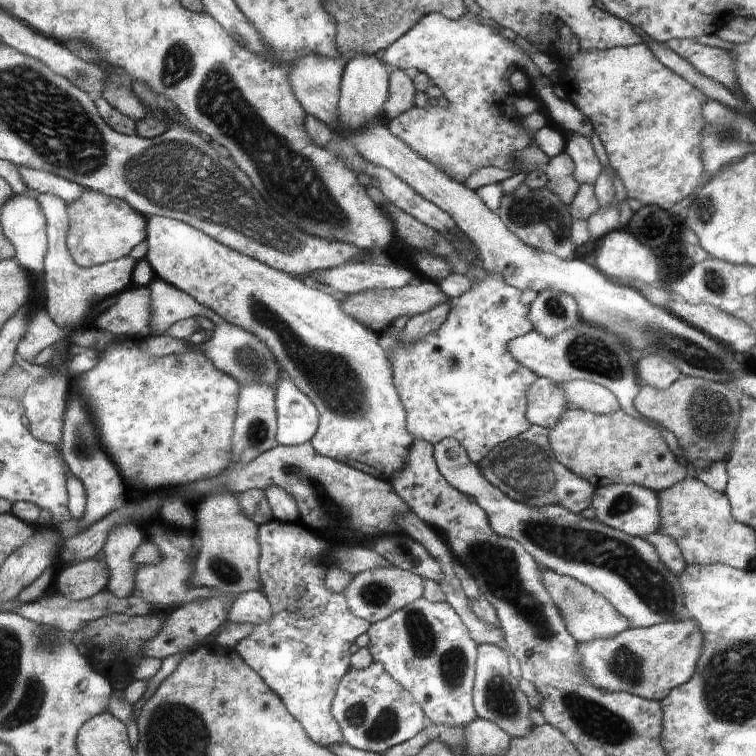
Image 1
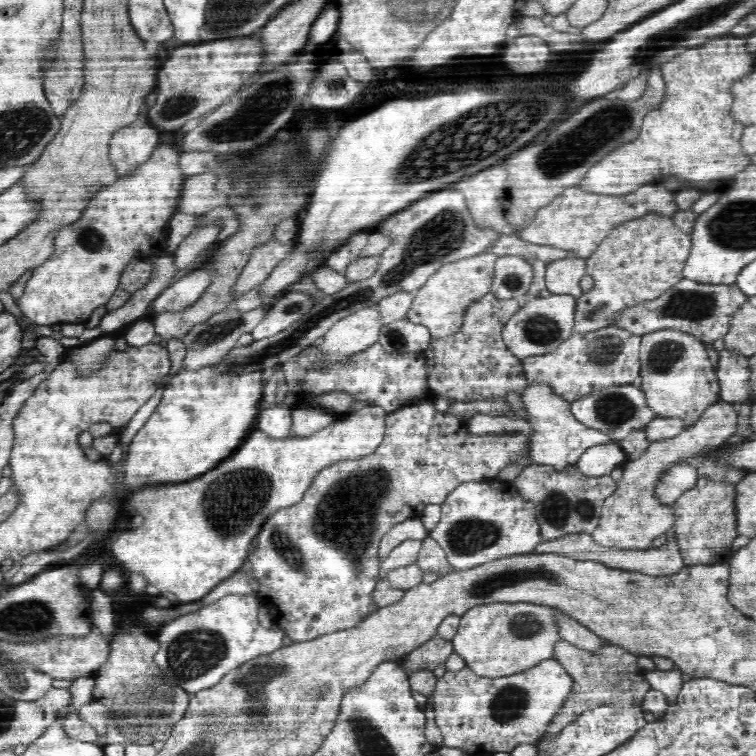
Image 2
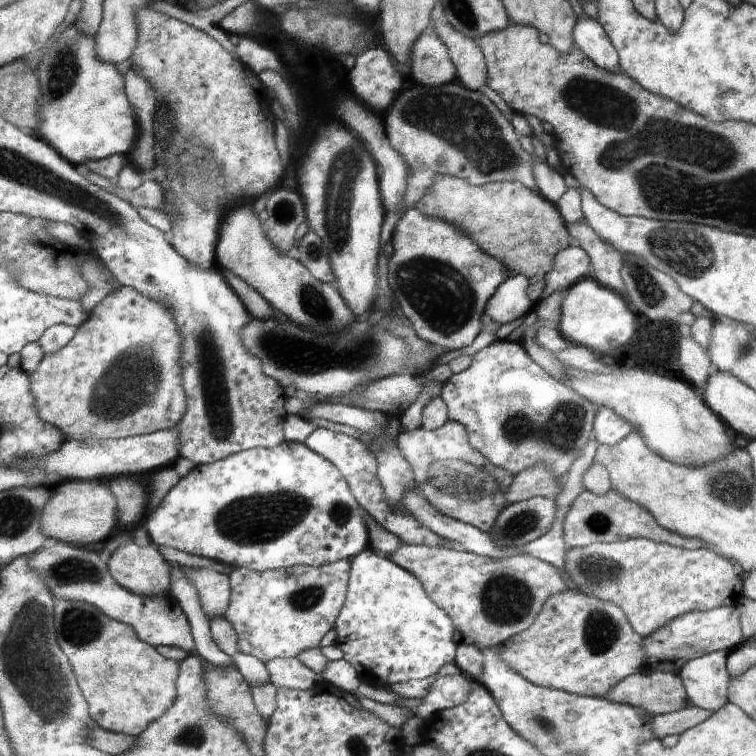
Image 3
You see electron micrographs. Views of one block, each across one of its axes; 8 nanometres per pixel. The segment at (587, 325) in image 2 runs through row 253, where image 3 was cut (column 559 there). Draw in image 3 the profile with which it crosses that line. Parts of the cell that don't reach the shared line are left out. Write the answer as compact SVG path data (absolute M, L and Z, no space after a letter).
M569 586L566 591L553 595L550 600L546 601L545 606L541 614L537 617L537 620L526 631L514 636L511 640L498 646L497 654L499 658L507 665L507 668L513 669L513 672L520 674L525 680L528 680L531 684L538 687L554 688L566 693L573 693L574 695L585 695L590 697L603 698L610 689L621 683L622 680L629 678L635 673L642 672L642 666L645 664L647 658L647 652L643 647L644 640L638 636L636 632L633 632L632 626L629 624L628 618L622 613L620 608L614 607L611 603L602 603L595 597L584 595L582 592L576 590L574 587Z

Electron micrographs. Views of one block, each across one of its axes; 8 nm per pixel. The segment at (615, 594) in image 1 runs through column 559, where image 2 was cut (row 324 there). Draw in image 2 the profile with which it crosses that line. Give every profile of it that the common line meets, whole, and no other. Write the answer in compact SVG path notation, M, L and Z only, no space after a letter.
M569 294L526 299L504 326L503 341L520 359L551 353L574 333L576 303L577 299Z

